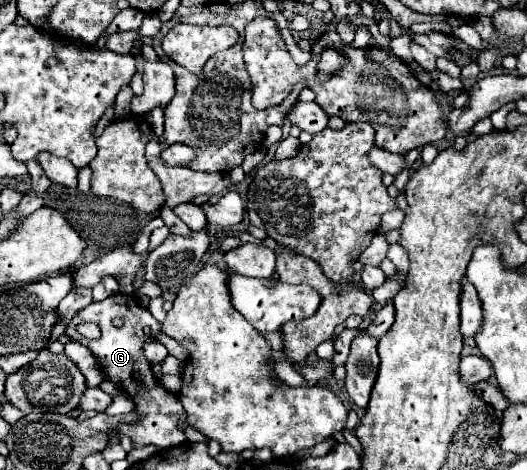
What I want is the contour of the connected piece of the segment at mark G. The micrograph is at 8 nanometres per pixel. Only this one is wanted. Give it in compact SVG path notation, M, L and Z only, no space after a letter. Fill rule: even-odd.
M126 293L110 295L104 301L90 303L68 323L68 329L66 329L66 335L70 337L70 341L76 341L92 351L106 381L116 383L124 393L134 393L134 405L136 405L134 413L138 419L134 421L134 425L120 425L120 433L128 435L132 439L134 447L156 445L158 449L170 449L170 447L178 447L178 445L186 443L186 435L182 429L186 425L184 407L180 405L180 399L174 393L166 391L162 387L162 383L158 379L154 379L152 365L148 363L144 349L142 349L144 343L156 341L156 335L160 335L160 333L162 333L162 325L152 317L152 313L146 307L142 307L134 295L126 295ZM114 317L120 317L124 321L124 327L120 327L120 329L114 327L114 323L112 323ZM82 321L96 323L102 329L102 337L94 339L94 341L80 337L76 333L76 325ZM146 325L152 329L152 335L144 333Z

